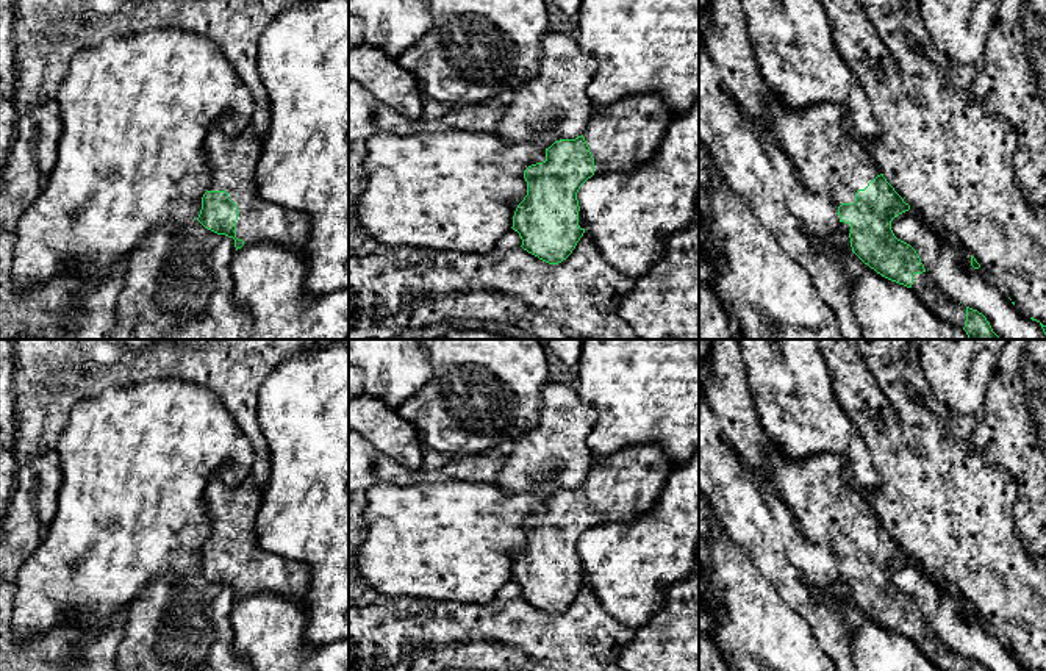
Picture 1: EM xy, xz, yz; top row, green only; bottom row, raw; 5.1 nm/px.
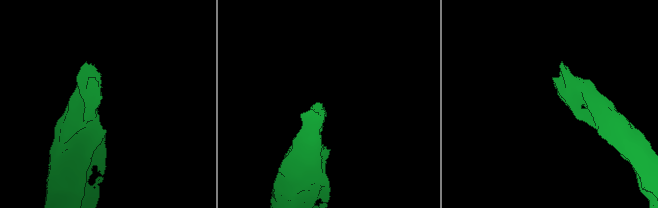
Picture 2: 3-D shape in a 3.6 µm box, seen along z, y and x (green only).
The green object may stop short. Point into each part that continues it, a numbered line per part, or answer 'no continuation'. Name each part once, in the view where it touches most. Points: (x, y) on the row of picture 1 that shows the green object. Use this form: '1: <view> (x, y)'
1: xy (233, 152)

